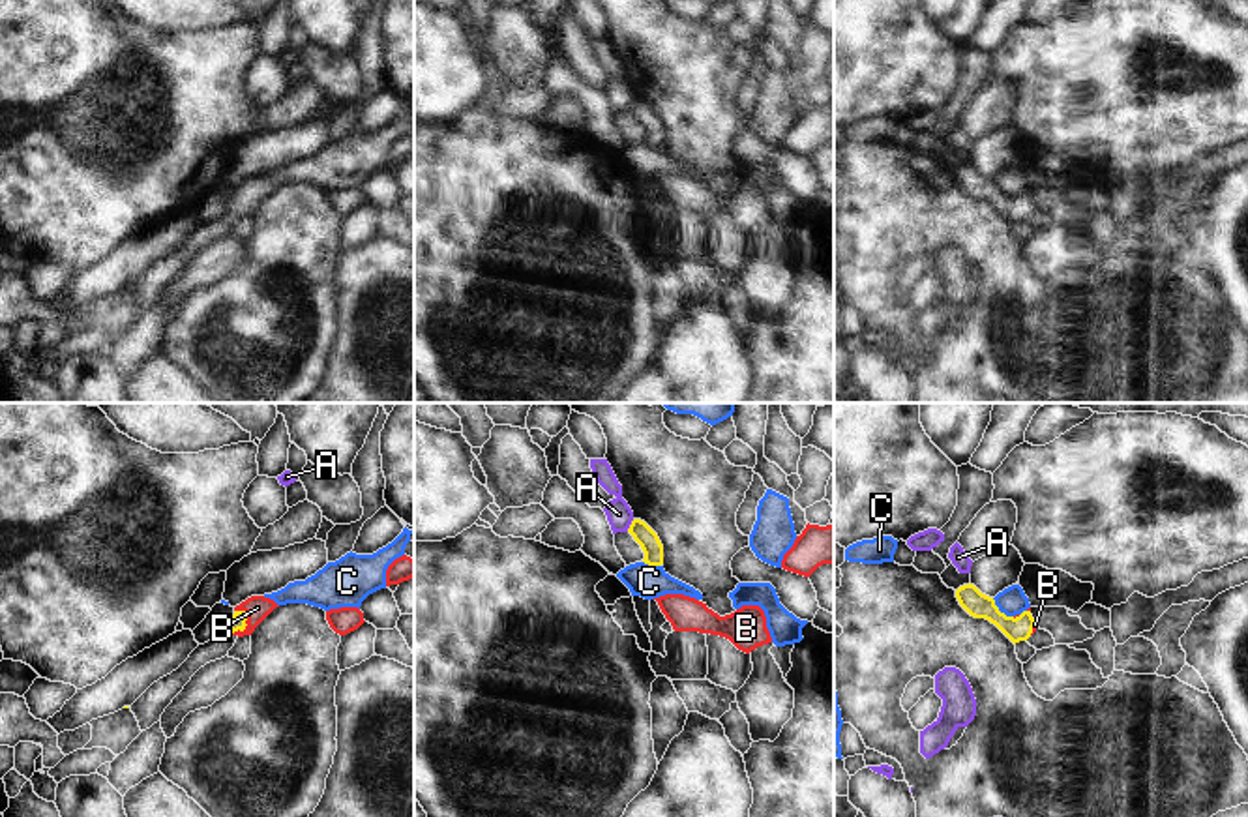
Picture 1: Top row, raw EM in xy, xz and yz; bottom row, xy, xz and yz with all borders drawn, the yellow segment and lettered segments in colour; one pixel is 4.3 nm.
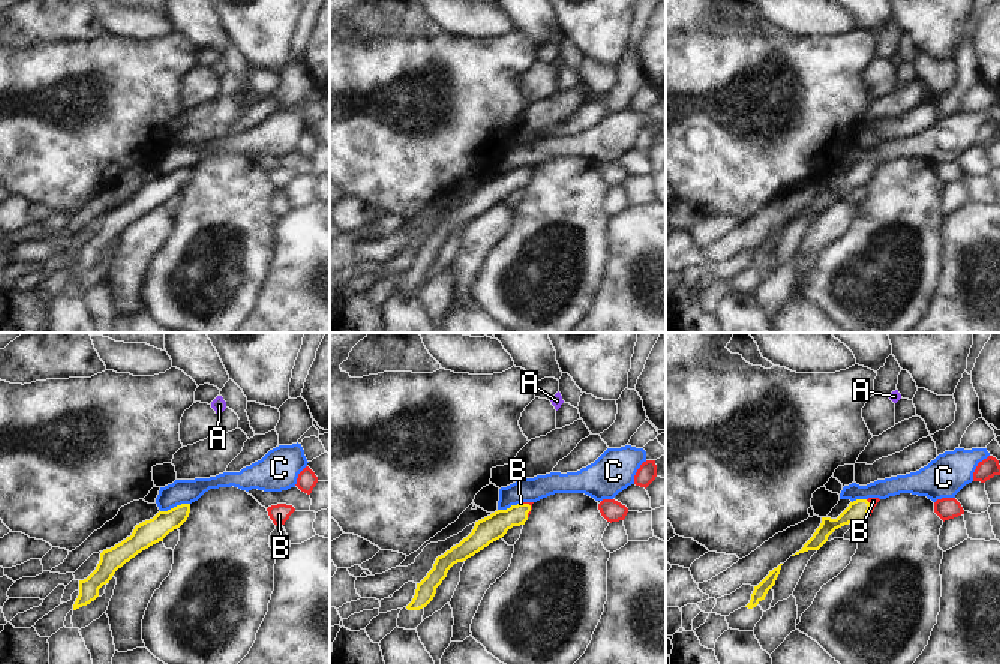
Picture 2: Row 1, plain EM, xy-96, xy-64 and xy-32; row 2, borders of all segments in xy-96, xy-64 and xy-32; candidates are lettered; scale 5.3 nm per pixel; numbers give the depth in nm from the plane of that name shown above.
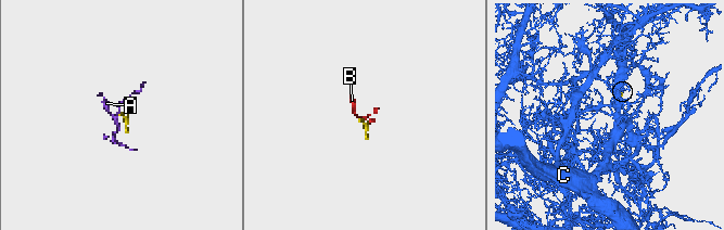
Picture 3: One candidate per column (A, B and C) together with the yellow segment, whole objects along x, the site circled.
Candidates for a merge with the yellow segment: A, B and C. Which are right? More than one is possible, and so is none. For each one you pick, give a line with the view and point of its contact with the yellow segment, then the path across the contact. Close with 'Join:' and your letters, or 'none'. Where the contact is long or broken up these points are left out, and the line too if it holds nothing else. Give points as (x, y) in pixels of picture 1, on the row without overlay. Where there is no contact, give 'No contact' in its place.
B: Touches yellow at xy (246, 205). Path across: xy (238, 199), (246, 205), (257, 188)
Join: B

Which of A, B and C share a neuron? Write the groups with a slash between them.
A / B / C

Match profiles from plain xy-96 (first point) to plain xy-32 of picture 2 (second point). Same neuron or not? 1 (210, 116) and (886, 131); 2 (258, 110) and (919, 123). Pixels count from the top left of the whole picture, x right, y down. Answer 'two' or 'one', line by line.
1: two
2: one

